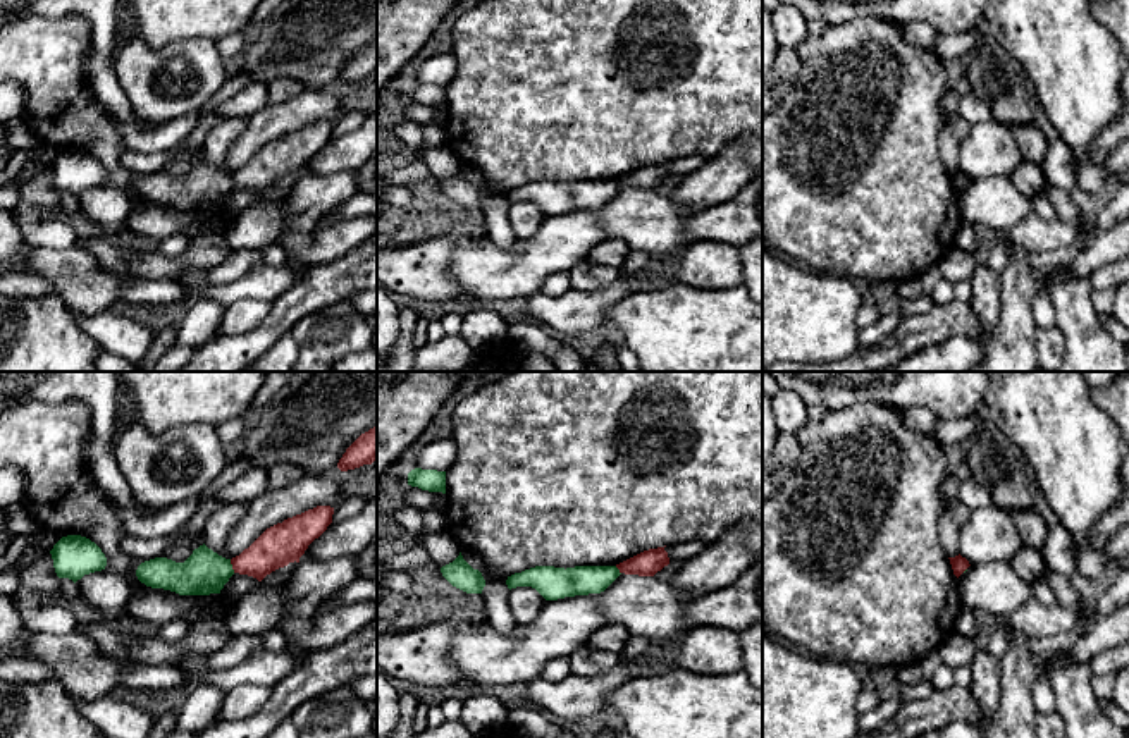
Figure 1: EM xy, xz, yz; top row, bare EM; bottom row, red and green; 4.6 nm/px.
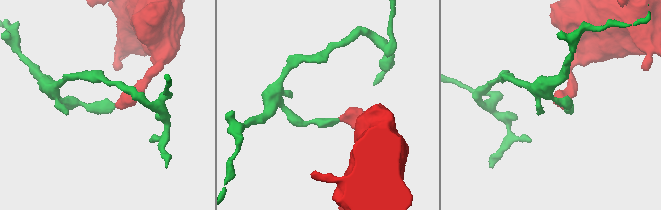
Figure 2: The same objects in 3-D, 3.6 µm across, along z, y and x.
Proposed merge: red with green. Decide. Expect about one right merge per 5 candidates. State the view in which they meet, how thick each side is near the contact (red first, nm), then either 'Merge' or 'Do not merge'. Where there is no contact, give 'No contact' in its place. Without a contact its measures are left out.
Touches red in xy. Thickness 190 nm (red) against 200 nm. Do not merge

